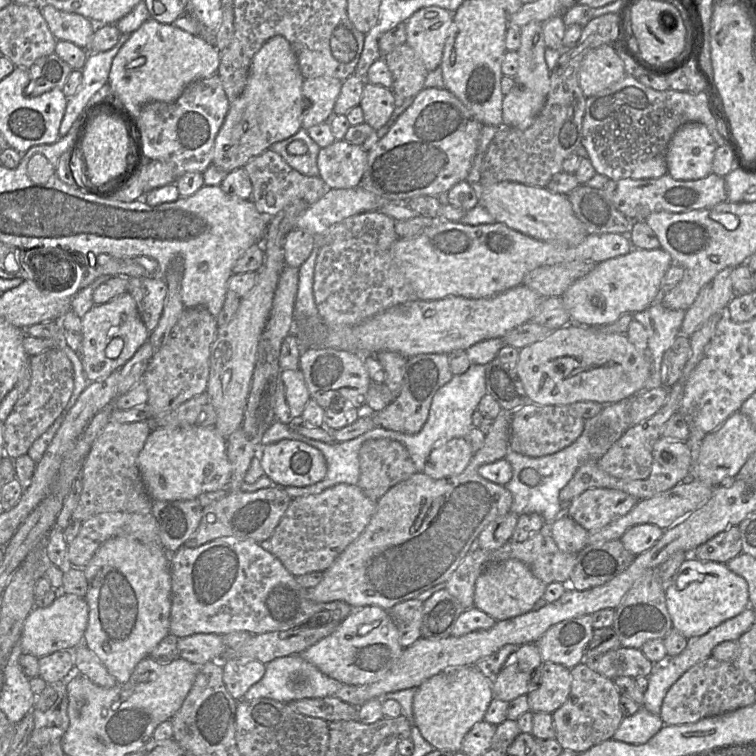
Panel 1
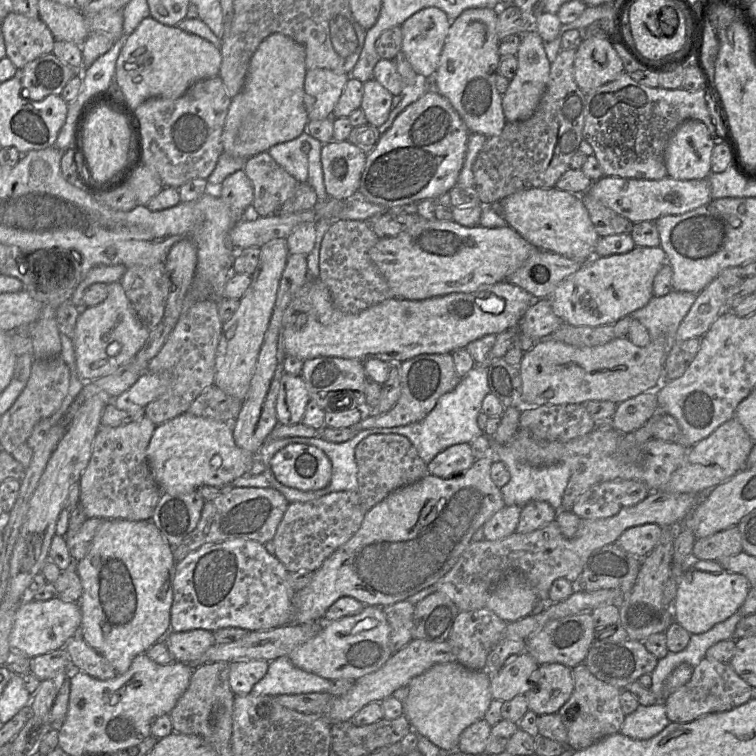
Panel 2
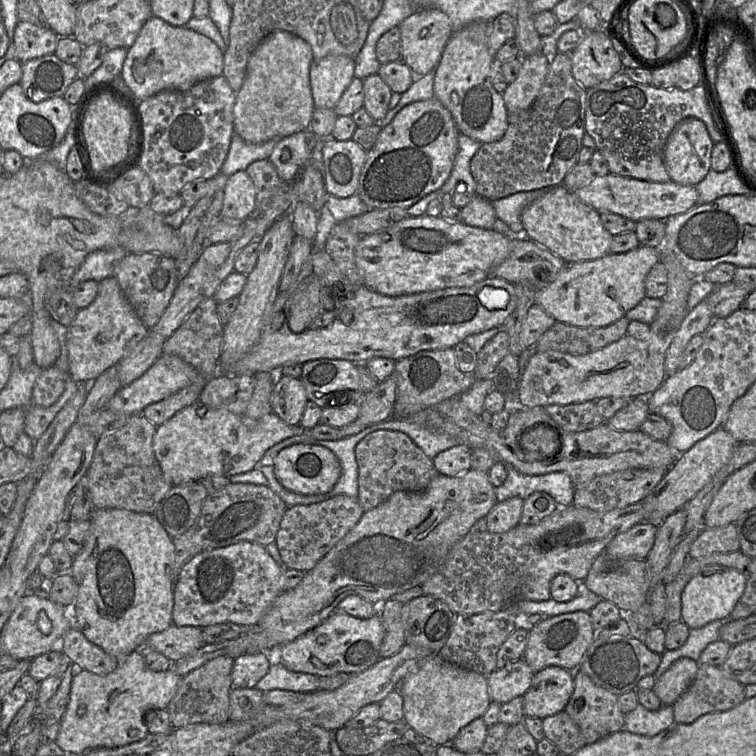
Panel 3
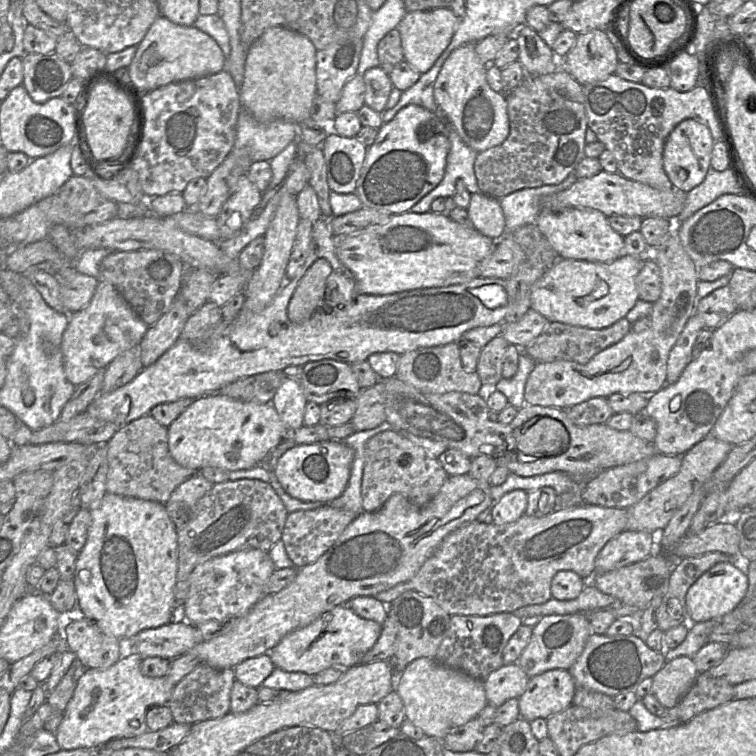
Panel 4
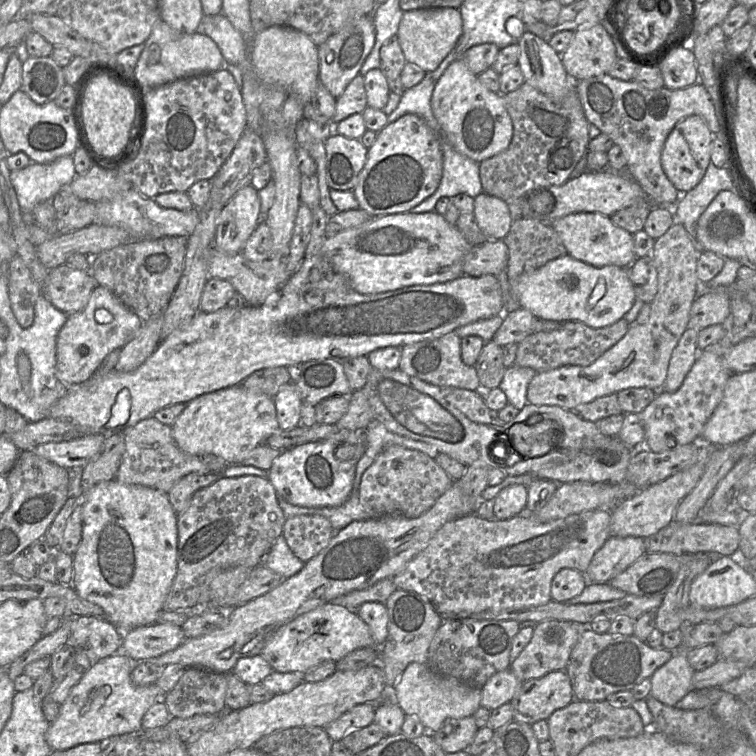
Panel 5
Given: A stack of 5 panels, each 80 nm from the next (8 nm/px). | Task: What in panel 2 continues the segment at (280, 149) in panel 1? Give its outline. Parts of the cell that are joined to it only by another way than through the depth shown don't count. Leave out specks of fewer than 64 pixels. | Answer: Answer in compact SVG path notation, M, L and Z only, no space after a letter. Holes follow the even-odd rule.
M307 128L297 138L275 144L268 149L268 153L288 174L299 183L308 183L316 192L318 201L325 201L330 196L326 192L321 151L323 144L313 138ZM304 142L309 142L311 150L305 154L301 150Z

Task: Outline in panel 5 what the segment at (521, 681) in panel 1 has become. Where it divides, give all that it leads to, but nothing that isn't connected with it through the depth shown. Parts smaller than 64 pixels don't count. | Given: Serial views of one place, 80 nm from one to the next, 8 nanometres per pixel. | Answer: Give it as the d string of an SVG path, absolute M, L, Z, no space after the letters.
M510 668L495 673L481 688L481 707L493 711L509 703L523 683L514 675Z

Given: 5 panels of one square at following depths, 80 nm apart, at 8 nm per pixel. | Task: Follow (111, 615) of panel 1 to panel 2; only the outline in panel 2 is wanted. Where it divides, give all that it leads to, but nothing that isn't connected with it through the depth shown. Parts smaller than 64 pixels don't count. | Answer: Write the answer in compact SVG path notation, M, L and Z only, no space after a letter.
M108 519L97 530L87 555L75 562L83 587L78 602L82 614L79 634L115 669L124 674L133 659L160 641L171 629L173 578L175 574L173 547L166 541L152 520Z

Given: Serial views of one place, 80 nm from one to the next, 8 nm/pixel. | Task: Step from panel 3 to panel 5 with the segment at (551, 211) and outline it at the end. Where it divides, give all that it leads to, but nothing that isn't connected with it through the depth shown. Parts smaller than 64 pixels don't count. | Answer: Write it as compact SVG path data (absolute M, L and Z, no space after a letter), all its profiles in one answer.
M578 212L558 218L551 226L562 240L567 254L589 265L627 268L637 259L633 234L616 226L609 216L598 212Z

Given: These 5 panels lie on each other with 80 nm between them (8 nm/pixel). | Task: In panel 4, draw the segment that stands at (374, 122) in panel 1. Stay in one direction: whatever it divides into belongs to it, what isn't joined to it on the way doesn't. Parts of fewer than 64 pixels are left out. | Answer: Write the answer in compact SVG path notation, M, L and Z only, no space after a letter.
M381 67L368 69L363 75L365 84L364 105L372 110L383 113L393 85L388 74Z

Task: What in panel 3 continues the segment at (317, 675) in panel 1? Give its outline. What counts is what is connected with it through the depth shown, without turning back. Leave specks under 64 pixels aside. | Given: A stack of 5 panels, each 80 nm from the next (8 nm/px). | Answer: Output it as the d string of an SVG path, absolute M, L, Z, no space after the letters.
M273 660L269 671L255 688L262 692L279 689L310 693L320 689L320 679L310 673L291 671L279 660Z

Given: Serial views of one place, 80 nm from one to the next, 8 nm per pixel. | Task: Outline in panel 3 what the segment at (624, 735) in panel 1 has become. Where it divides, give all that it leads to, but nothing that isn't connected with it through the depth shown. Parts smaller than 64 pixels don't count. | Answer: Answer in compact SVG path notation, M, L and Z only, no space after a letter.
M638 702L638 705L633 711L625 714L624 729L633 734L653 737L670 727L673 723L675 723L675 721L672 705L665 704L660 709L651 711L647 710Z

